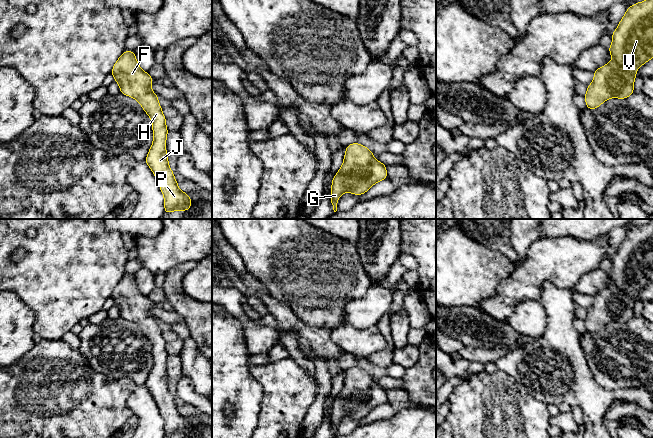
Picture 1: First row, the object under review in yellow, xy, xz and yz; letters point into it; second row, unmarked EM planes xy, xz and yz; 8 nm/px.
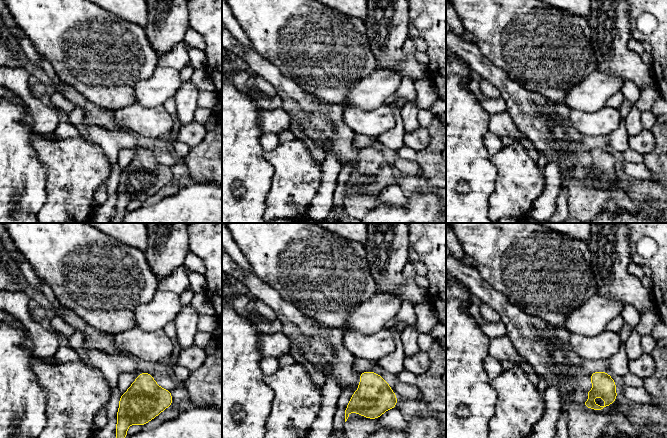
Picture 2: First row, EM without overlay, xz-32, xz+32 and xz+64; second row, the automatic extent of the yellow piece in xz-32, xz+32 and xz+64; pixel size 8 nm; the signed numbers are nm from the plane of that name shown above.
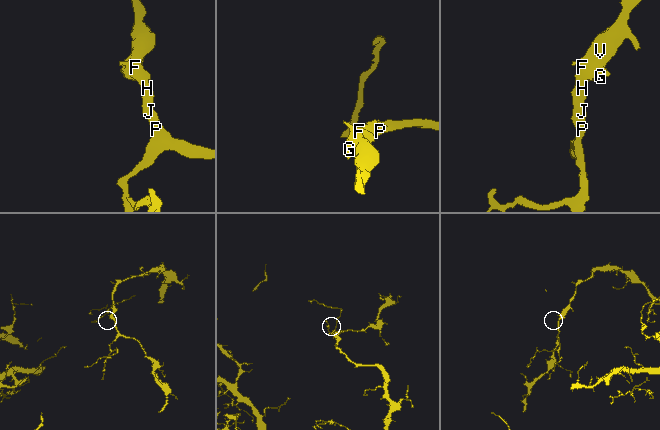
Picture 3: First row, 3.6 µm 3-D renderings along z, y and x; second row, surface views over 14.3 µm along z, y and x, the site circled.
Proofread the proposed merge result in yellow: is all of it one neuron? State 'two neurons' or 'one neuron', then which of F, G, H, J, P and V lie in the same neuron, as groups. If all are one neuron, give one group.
one neuron | F G H J P V

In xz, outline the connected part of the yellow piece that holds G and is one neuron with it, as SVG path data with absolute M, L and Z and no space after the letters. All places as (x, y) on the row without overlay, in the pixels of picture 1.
M356 366L347 369L343 388L332 404L330 422L334 436L343 417L363 419L375 407L385 403L386 389L376 384L371 374Z

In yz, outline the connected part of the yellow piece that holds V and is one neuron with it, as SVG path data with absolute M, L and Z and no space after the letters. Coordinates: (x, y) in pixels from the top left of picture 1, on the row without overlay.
M653 219L646 225L628 231L611 259L613 266L608 273L613 283L593 295L594 304L587 310L584 320L586 331L590 334L598 332L610 322L625 323L634 317L633 308L638 292L653 282Z

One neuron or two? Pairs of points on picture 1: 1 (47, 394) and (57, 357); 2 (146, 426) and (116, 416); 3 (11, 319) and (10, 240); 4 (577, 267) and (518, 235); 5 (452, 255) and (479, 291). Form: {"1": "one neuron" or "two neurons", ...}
{"1": "one neuron", "2": "two neurons", "3": "two neurons", "4": "two neurons", "5": "one neuron"}

